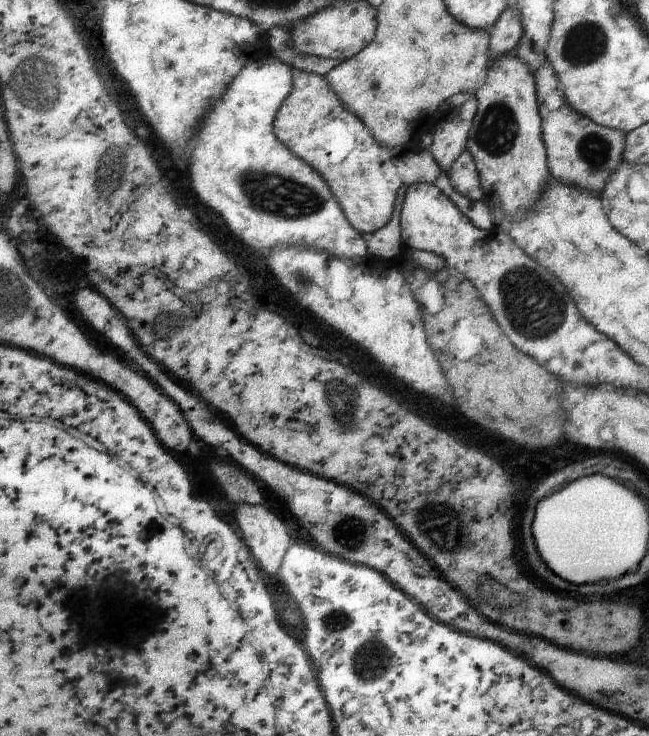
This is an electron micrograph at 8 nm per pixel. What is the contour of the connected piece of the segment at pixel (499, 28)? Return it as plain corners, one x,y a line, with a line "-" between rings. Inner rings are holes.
510,7
506,8
488,31
490,62
514,52
523,32
520,15
517,15
517,12

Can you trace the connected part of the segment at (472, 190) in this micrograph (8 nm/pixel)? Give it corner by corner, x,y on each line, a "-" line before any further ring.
464,151
447,170
450,184
458,194
473,201
482,200
482,187
473,156

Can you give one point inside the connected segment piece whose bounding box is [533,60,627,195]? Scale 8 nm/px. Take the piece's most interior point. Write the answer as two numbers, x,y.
580,152

